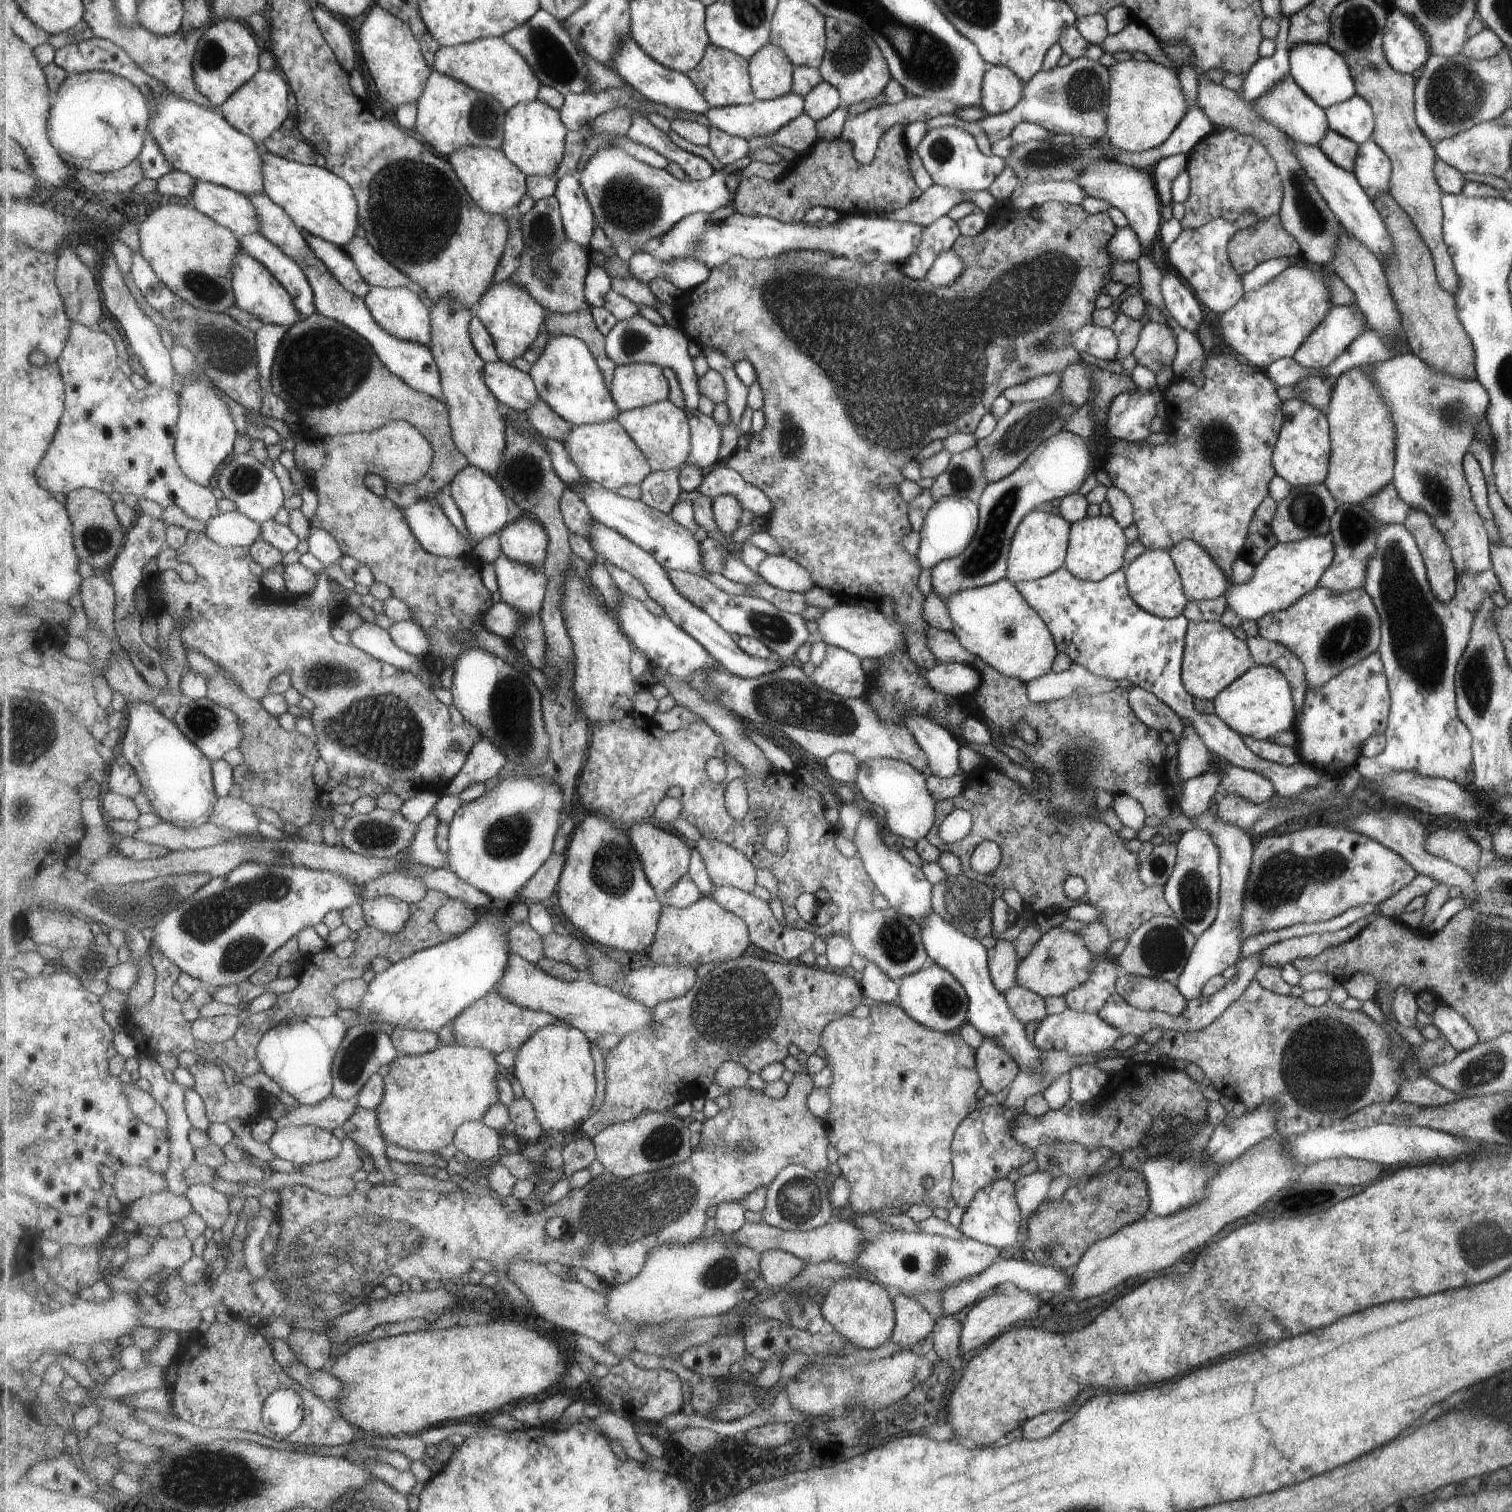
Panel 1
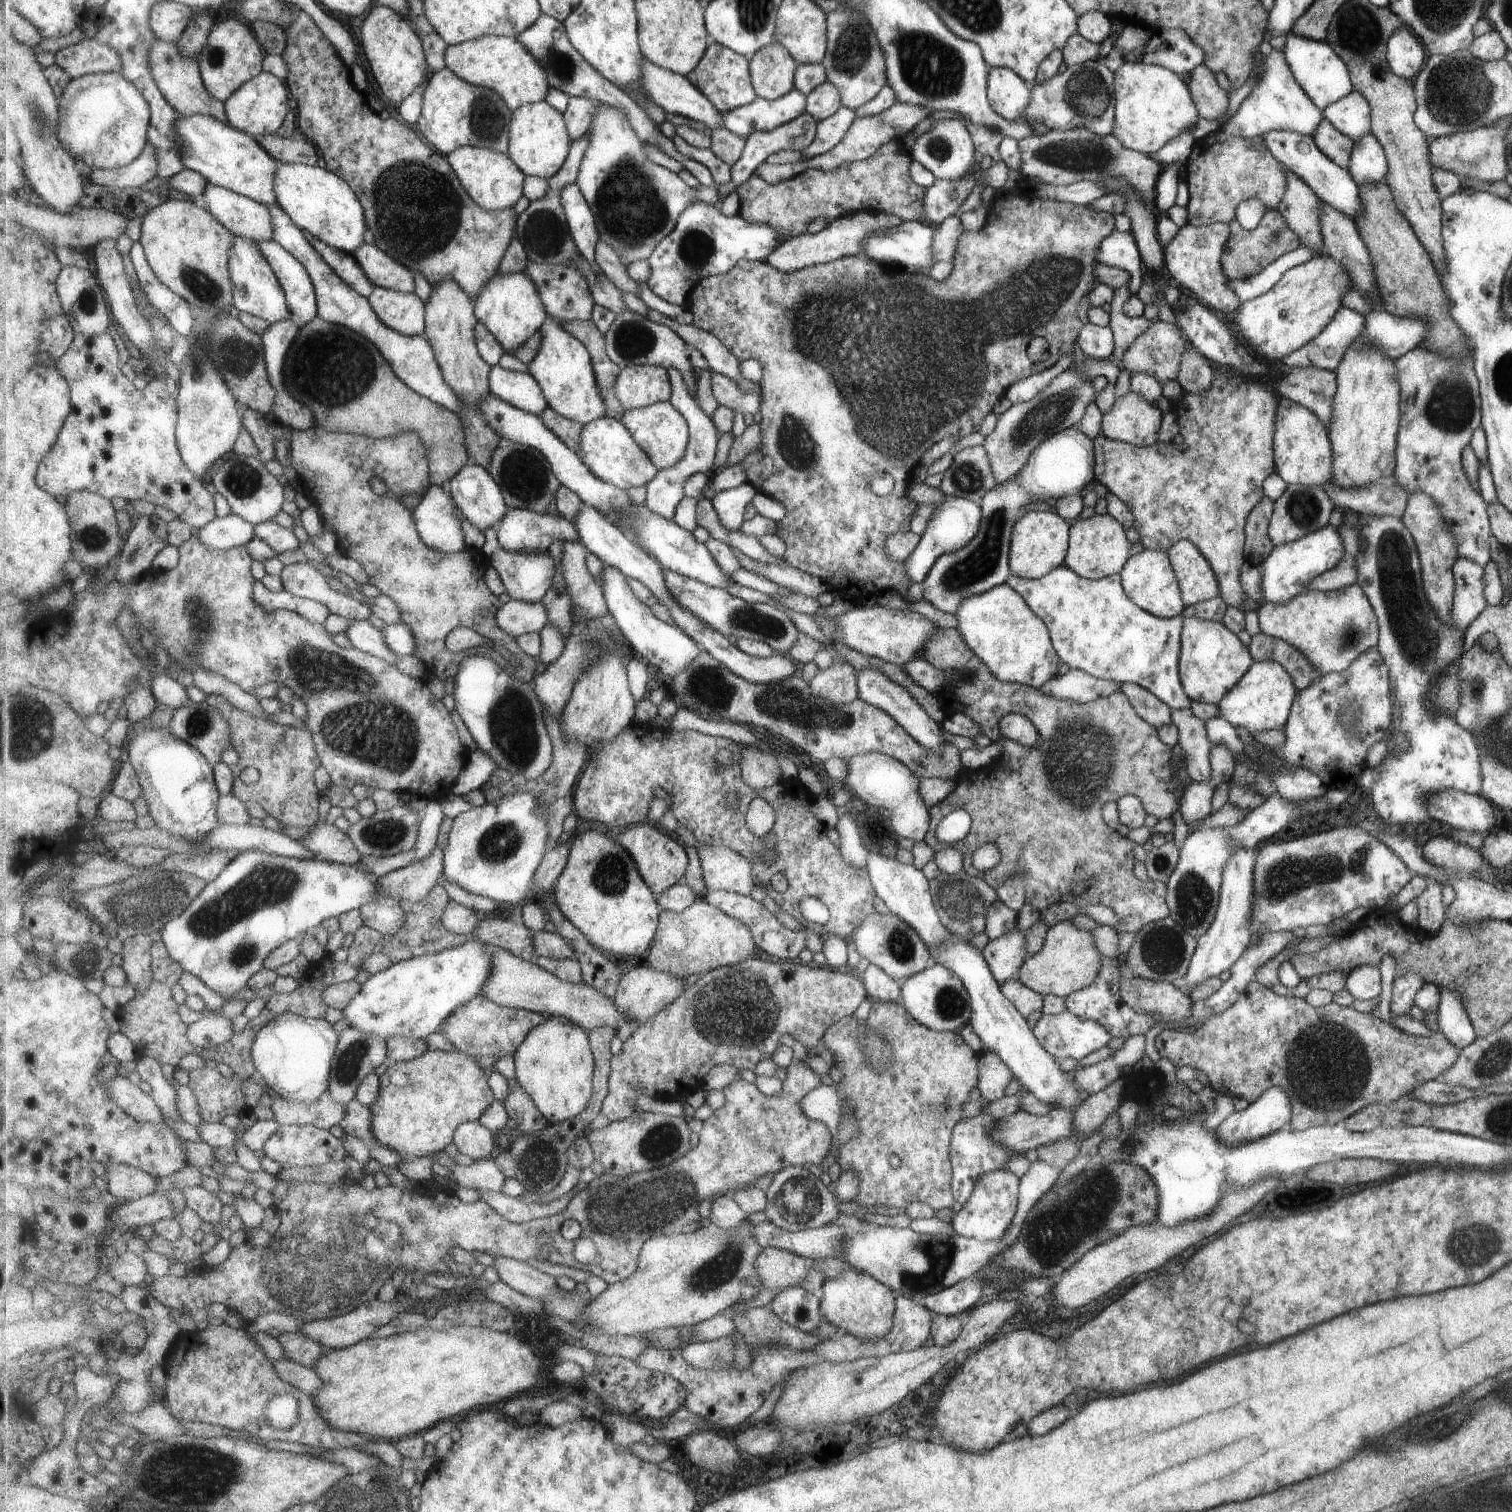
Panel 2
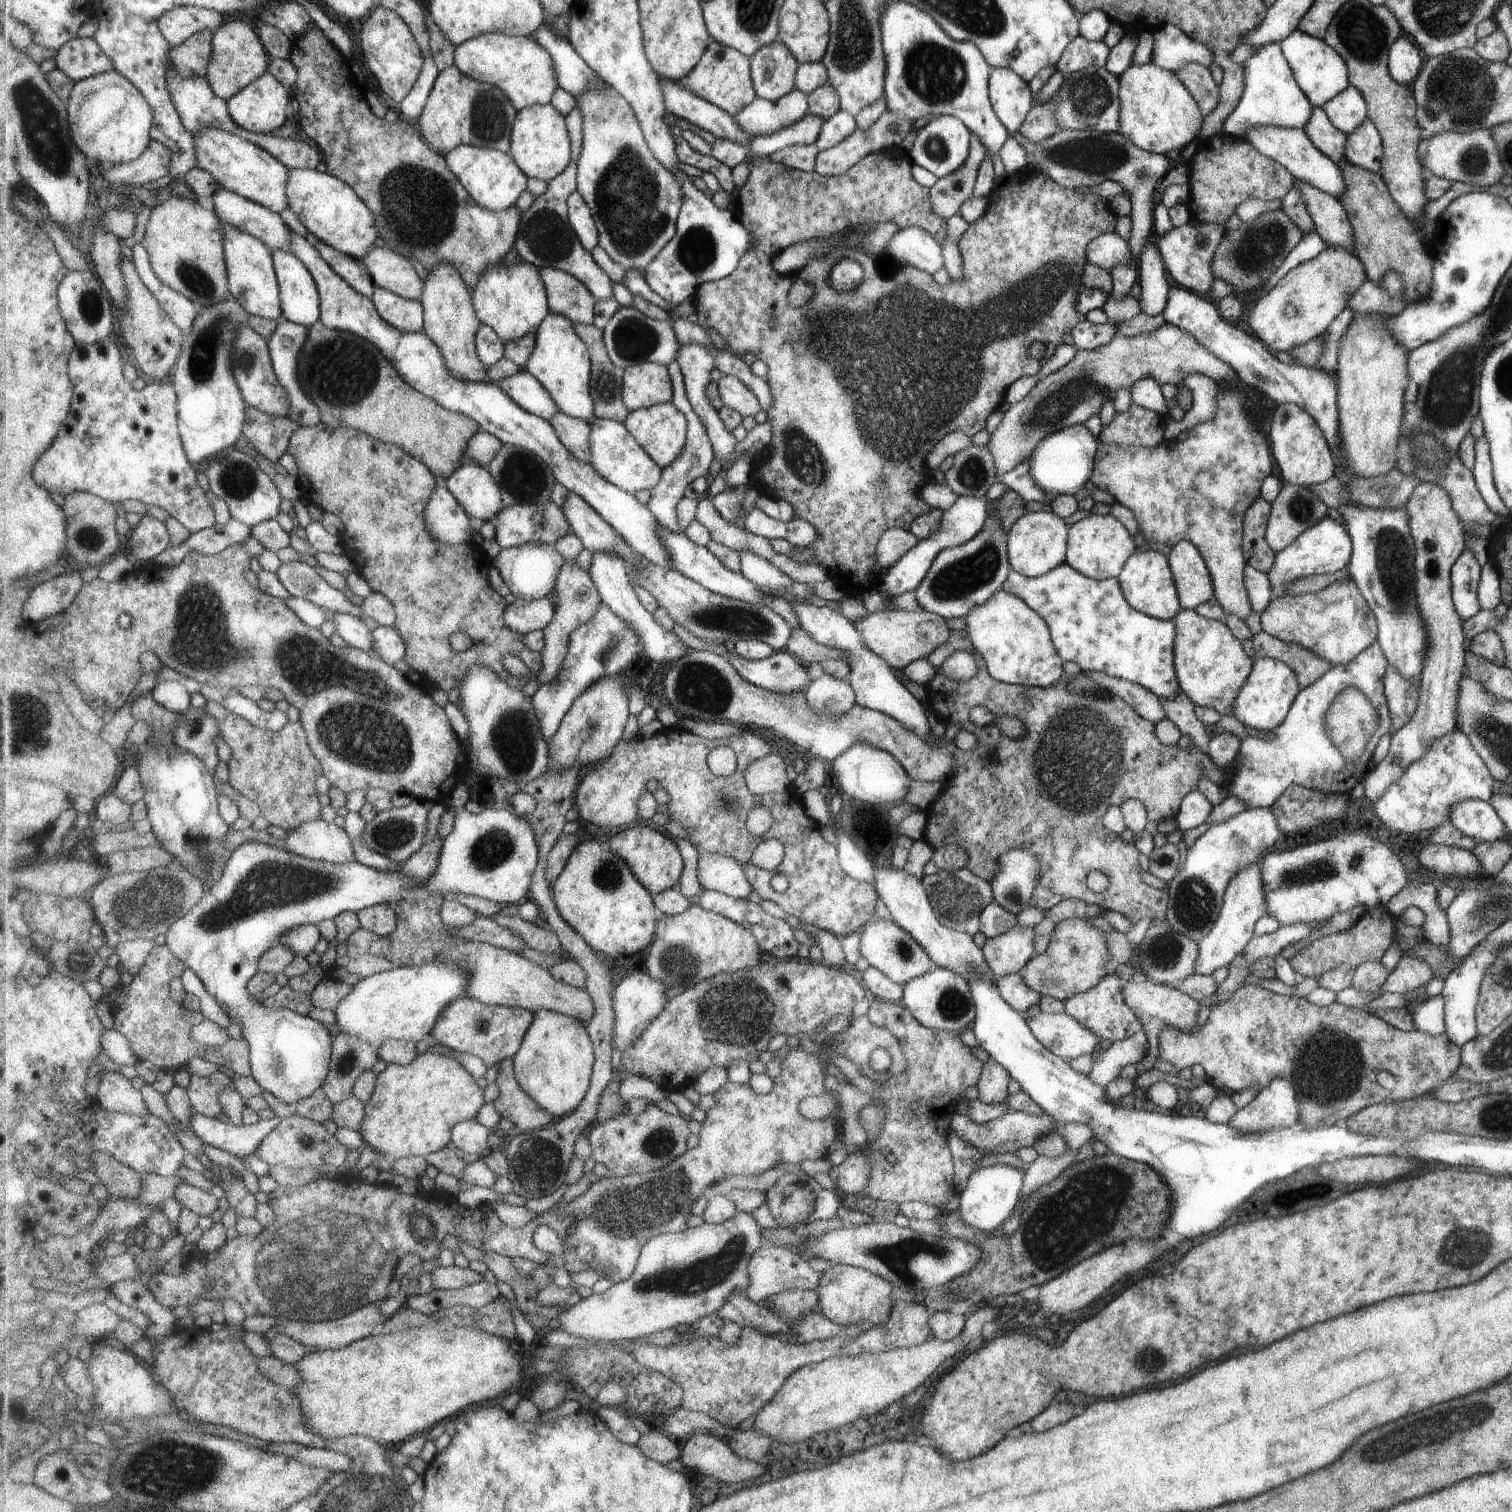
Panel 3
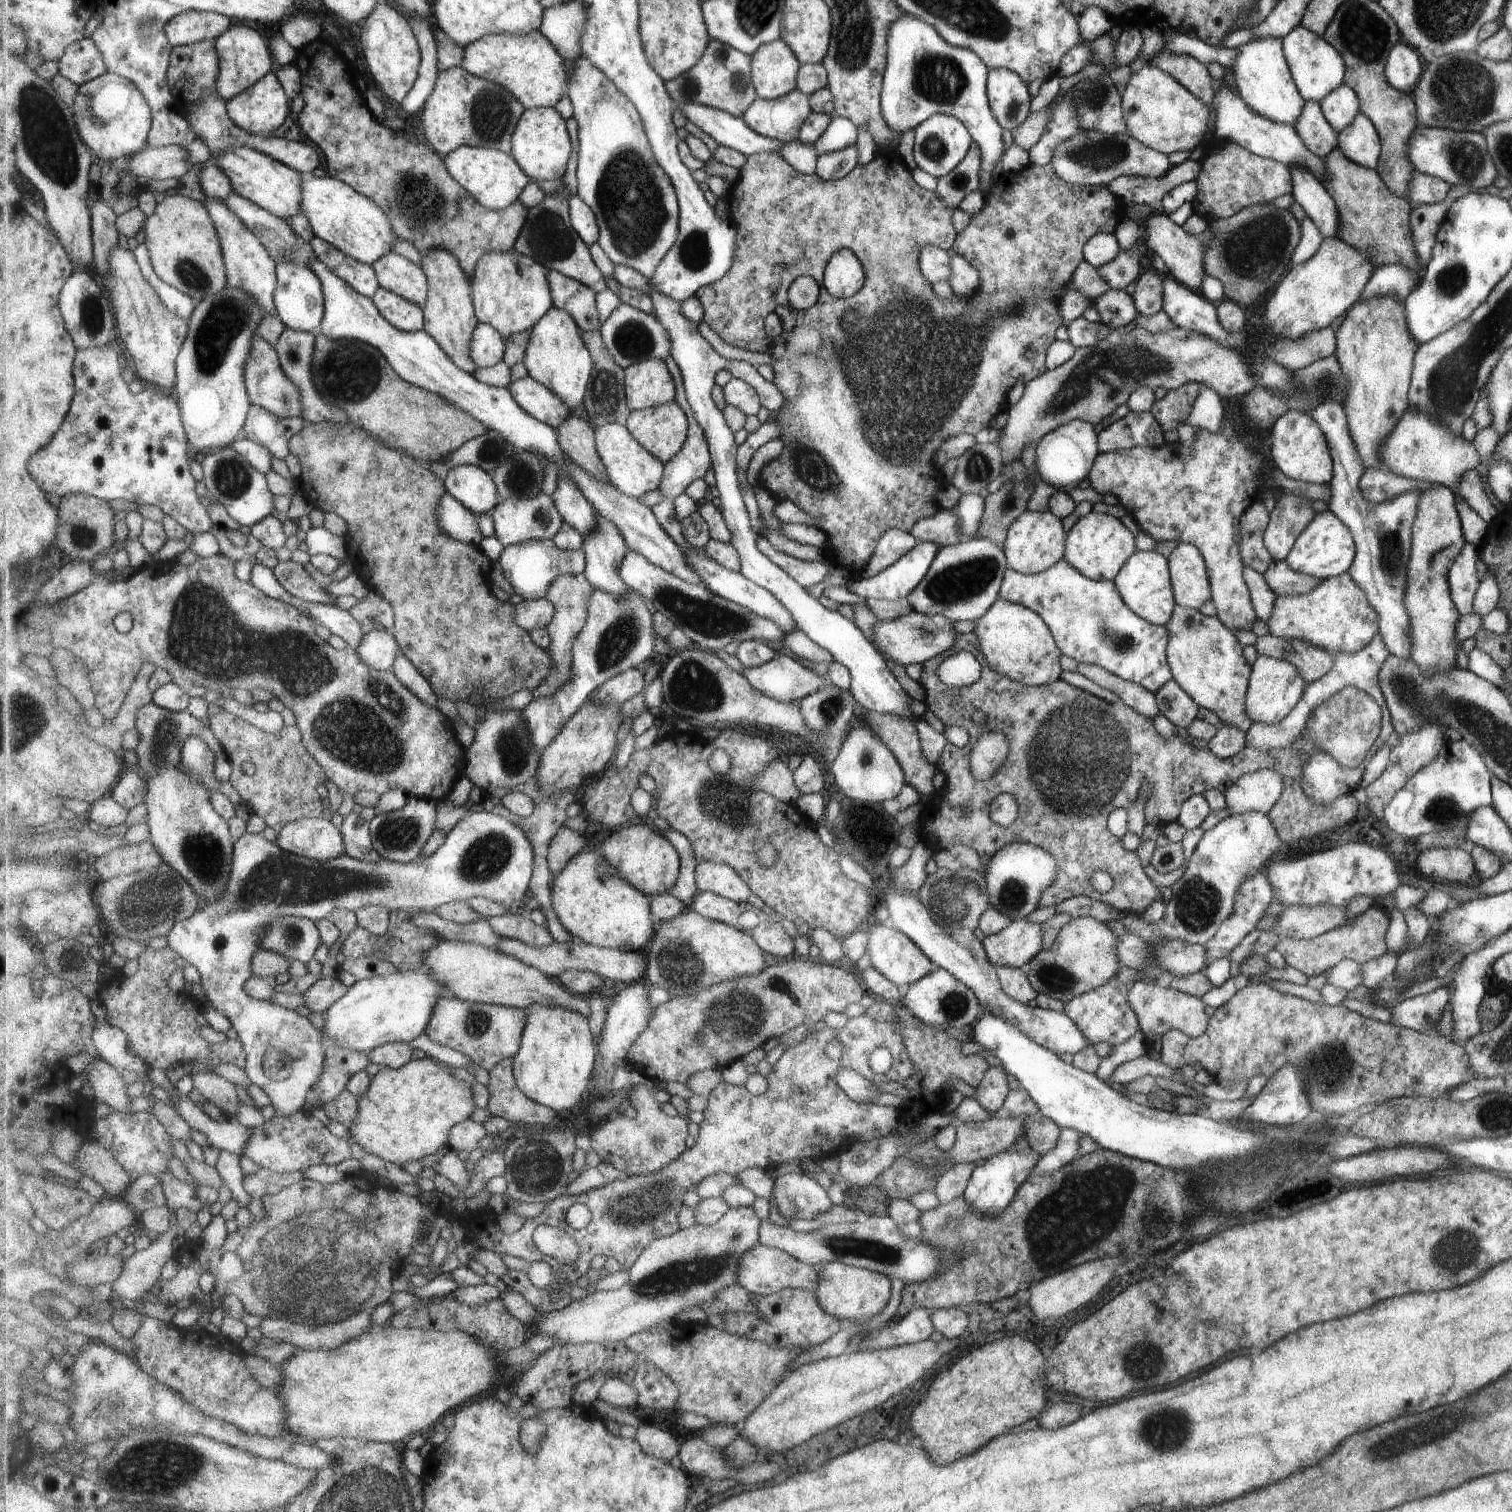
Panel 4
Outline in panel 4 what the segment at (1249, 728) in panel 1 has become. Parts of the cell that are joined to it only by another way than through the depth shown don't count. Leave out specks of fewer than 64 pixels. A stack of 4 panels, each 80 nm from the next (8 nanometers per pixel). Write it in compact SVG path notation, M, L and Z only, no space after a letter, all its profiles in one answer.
M1259 655L1253 664L1252 677L1248 680L1248 689L1244 693L1244 710L1252 722L1276 724L1285 719L1301 701L1306 683L1295 665L1287 660L1277 660Z

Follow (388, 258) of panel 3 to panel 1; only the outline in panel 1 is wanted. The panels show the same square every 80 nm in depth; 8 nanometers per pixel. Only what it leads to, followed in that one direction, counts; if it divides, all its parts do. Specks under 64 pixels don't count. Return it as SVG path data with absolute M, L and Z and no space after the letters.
M353 237L344 249L353 257L357 268L371 286L413 288L412 278L377 252L365 237Z

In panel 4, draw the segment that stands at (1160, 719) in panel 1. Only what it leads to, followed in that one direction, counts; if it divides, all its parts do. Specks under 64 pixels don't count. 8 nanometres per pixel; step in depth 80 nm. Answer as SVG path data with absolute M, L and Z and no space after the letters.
M1077 663L1075 670L1100 688L1113 692L1119 701L1128 705L1129 708L1135 709L1141 716L1151 720L1159 716L1159 708L1157 708L1154 694L1139 684L1122 680L1095 665Z

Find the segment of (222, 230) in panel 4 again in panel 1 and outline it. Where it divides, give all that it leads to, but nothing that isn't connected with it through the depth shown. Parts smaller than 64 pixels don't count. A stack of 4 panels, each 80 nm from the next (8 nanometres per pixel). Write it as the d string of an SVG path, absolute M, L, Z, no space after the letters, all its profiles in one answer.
M239 249L234 258L233 280L236 292L236 305L241 310L260 318L264 324L294 327L303 319L289 291L277 280L277 277L251 253Z

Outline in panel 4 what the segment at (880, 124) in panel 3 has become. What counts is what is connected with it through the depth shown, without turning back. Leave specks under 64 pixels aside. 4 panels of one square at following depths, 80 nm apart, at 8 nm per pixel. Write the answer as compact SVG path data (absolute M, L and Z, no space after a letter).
M851 140L845 148L816 156L814 174L822 180L843 178L857 165L857 150L855 141Z

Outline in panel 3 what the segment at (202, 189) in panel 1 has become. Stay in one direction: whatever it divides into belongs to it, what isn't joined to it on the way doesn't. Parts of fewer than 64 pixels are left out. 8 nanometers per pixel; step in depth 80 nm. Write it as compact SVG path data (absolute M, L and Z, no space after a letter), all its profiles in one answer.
M226 189L215 190L212 201L214 211L220 220L229 222L231 226L255 236L261 240L267 247L279 248L285 252L291 252L291 232L288 231L288 226L283 221L281 213L275 213L266 208L263 204L258 204L253 200L248 200L239 194Z

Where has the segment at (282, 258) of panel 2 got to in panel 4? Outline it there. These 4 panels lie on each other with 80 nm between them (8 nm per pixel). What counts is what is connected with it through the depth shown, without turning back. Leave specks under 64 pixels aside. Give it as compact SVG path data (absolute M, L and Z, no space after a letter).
M277 262L277 274L277 316L285 327L304 332L317 332L325 319L325 296L320 277L309 267L293 262Z

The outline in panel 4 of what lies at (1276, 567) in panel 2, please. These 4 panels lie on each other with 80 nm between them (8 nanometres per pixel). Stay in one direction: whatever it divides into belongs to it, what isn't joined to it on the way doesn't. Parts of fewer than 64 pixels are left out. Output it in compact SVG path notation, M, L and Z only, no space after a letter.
M1329 510L1316 514L1308 527L1300 533L1292 551L1285 556L1284 562L1289 570L1307 574L1319 580L1344 574L1355 559L1356 546L1347 526Z

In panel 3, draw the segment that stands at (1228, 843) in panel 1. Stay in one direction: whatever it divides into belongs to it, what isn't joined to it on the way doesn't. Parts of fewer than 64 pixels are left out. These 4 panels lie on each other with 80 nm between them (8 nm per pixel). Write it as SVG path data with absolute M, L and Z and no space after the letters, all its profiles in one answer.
M1251 862L1245 868L1237 870L1235 876L1225 886L1221 909L1217 914L1212 931L1197 942L1197 958L1193 964L1193 974L1211 975L1213 970L1226 970L1237 952L1243 951L1252 939L1255 922L1265 915L1265 897L1261 890L1261 873L1258 862Z

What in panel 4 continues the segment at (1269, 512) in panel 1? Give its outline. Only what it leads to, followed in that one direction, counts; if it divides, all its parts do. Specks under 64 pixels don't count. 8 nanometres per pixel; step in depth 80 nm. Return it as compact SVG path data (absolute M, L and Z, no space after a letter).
M1257 499L1240 517L1240 556L1244 567L1253 568L1258 574L1265 573L1274 562L1263 540L1268 516L1263 502Z

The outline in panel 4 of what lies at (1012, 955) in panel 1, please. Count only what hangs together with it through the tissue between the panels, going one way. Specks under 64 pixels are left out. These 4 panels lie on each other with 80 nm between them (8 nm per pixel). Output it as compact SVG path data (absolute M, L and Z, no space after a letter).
M1015 919L1007 928L984 936L982 945L993 966L1019 968L1041 951L1041 928L1032 921Z

